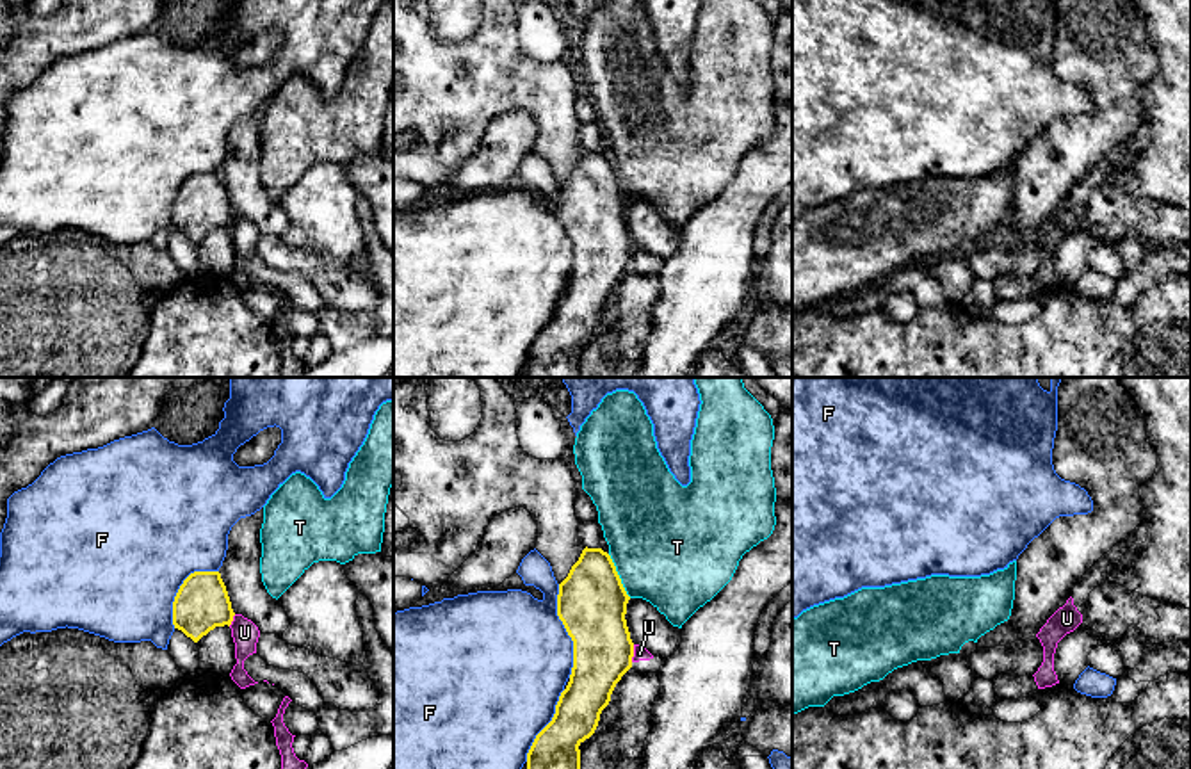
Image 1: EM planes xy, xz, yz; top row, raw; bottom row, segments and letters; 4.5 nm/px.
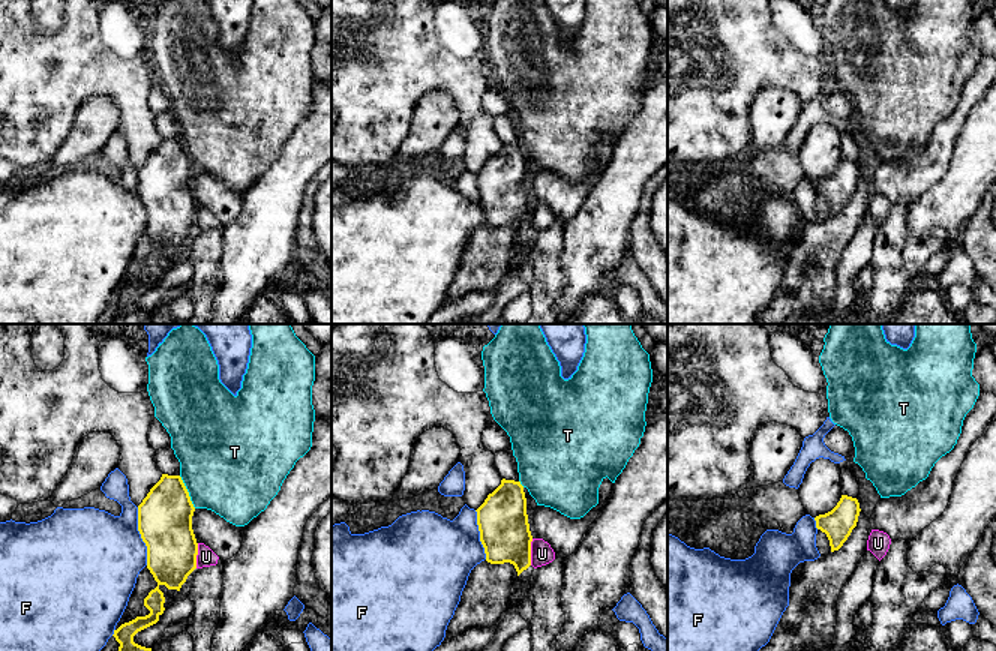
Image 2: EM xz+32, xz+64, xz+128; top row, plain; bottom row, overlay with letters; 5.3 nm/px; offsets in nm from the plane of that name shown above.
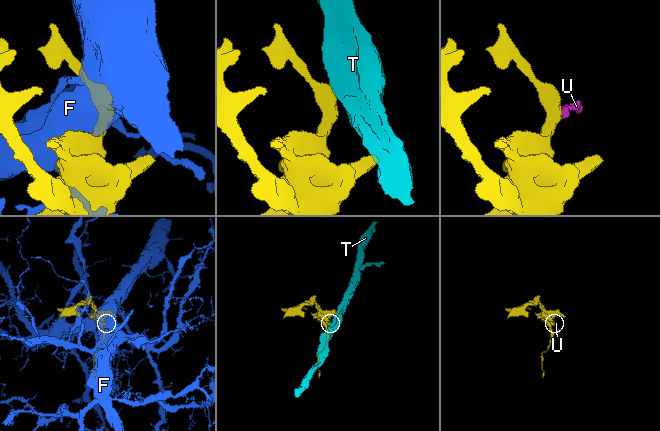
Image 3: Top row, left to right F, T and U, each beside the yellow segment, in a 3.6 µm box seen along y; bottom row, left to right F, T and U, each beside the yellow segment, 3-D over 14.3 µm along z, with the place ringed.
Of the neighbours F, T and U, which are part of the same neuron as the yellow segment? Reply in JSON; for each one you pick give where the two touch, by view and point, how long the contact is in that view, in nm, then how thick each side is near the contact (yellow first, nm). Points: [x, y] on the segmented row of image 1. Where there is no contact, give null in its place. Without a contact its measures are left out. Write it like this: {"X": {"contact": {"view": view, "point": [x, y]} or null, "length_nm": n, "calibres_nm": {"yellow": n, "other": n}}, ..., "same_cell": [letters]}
{"same_cell": []}

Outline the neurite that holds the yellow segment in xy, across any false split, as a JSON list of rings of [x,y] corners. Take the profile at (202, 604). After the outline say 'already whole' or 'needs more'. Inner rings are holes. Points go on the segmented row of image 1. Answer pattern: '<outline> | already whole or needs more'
[[[194,571],[173,602],[173,625],[198,643],[215,627],[231,625],[233,609],[219,571]]] | already whole

